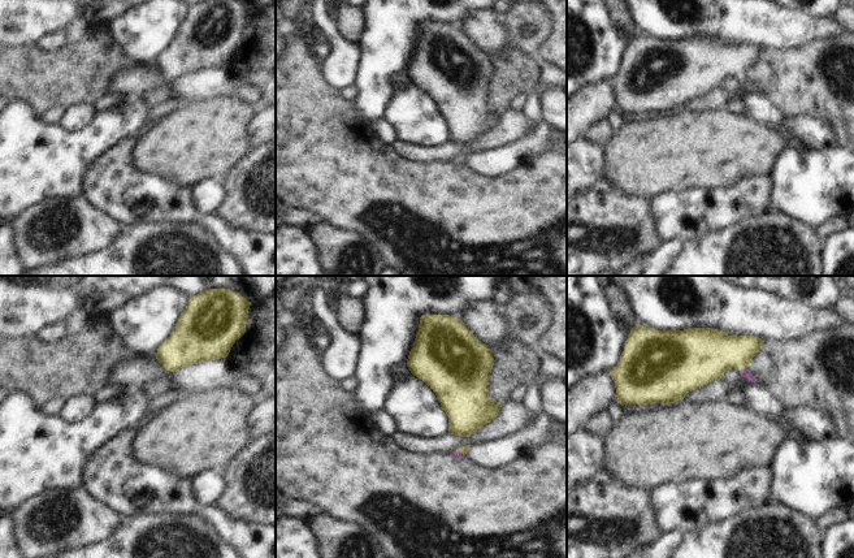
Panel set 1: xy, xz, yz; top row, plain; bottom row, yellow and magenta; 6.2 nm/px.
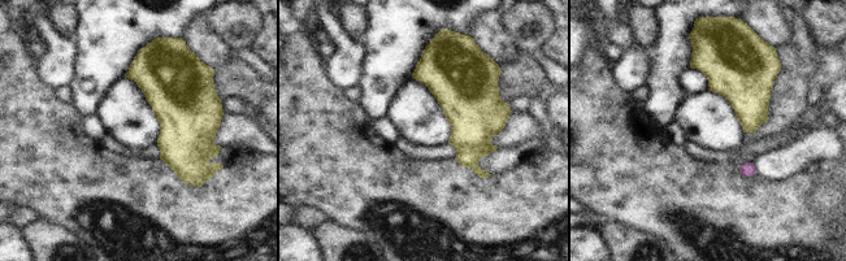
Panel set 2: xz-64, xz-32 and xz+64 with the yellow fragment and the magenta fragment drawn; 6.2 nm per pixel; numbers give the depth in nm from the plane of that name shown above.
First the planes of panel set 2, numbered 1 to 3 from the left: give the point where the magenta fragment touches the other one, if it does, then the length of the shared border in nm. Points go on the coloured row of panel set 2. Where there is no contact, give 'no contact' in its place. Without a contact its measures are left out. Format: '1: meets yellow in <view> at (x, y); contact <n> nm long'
1: no contact
2: no contact
3: no contact

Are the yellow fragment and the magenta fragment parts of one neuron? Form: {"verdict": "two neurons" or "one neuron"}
{"verdict": "one neuron"}

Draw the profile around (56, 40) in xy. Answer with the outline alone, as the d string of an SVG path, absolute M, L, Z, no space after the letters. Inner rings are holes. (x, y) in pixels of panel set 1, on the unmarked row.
M56 29L42 39L39 39L36 44L42 49L47 49L51 52L61 52L68 47L66 30Z

